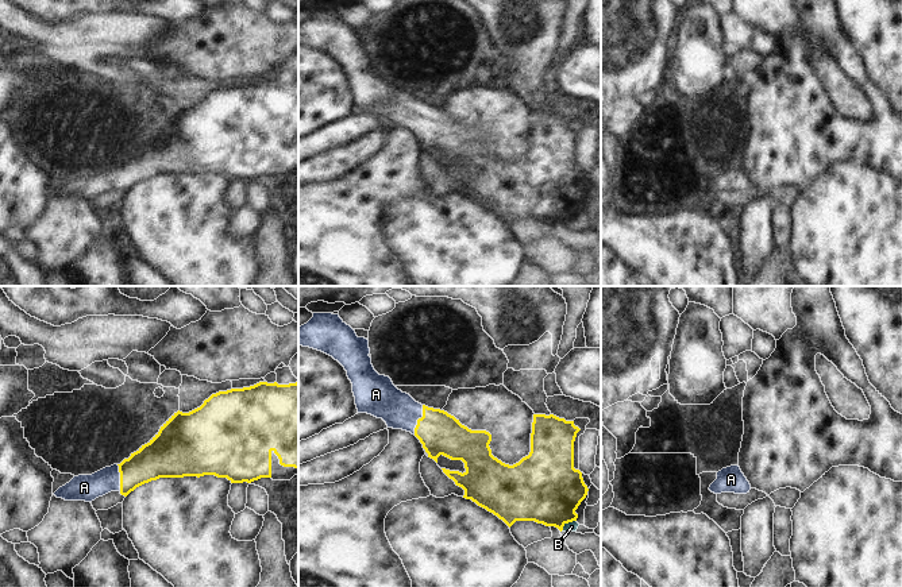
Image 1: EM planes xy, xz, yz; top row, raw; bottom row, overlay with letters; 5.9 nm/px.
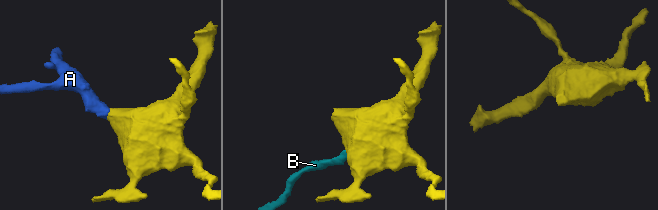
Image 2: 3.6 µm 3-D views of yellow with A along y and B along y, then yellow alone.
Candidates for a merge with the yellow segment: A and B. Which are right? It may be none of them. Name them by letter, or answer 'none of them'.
A

